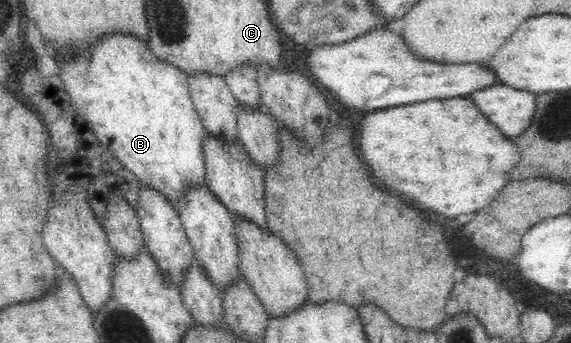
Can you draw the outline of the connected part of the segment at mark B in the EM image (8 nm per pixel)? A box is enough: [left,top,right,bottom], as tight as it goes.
[56,33,207,208]

